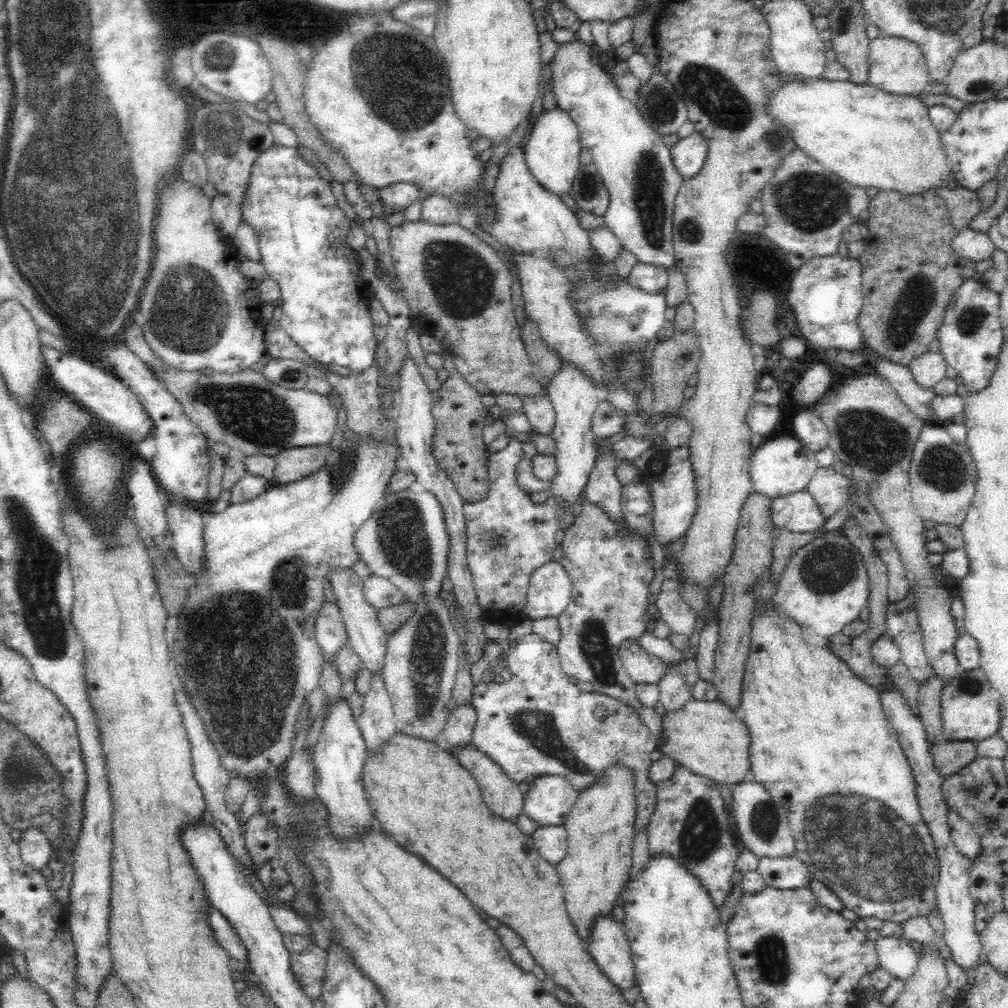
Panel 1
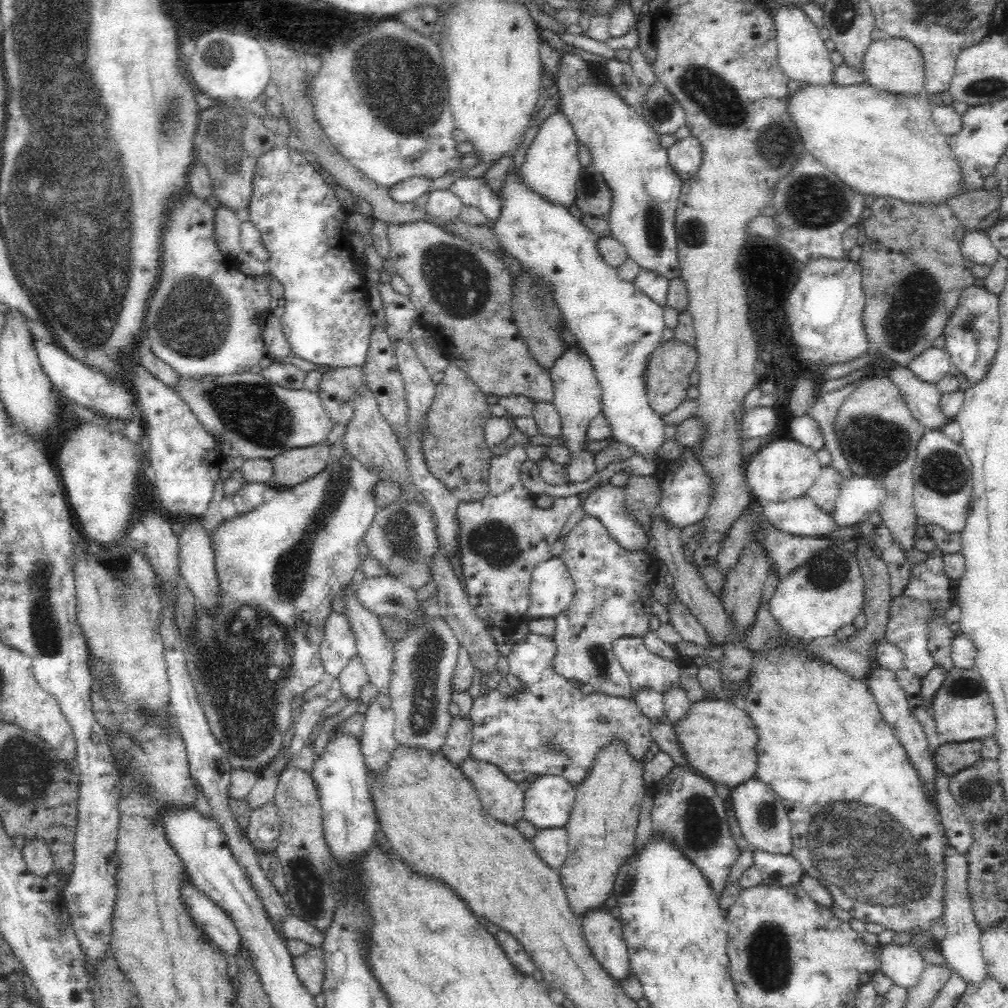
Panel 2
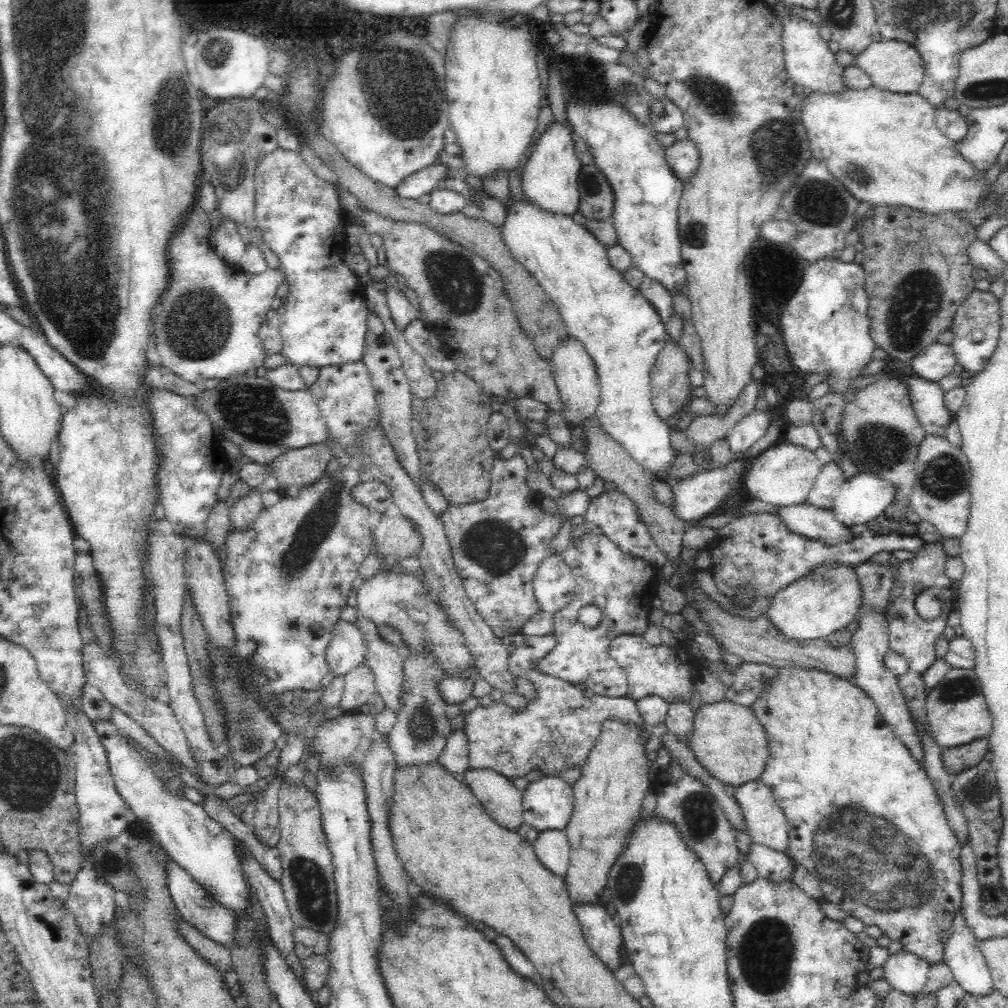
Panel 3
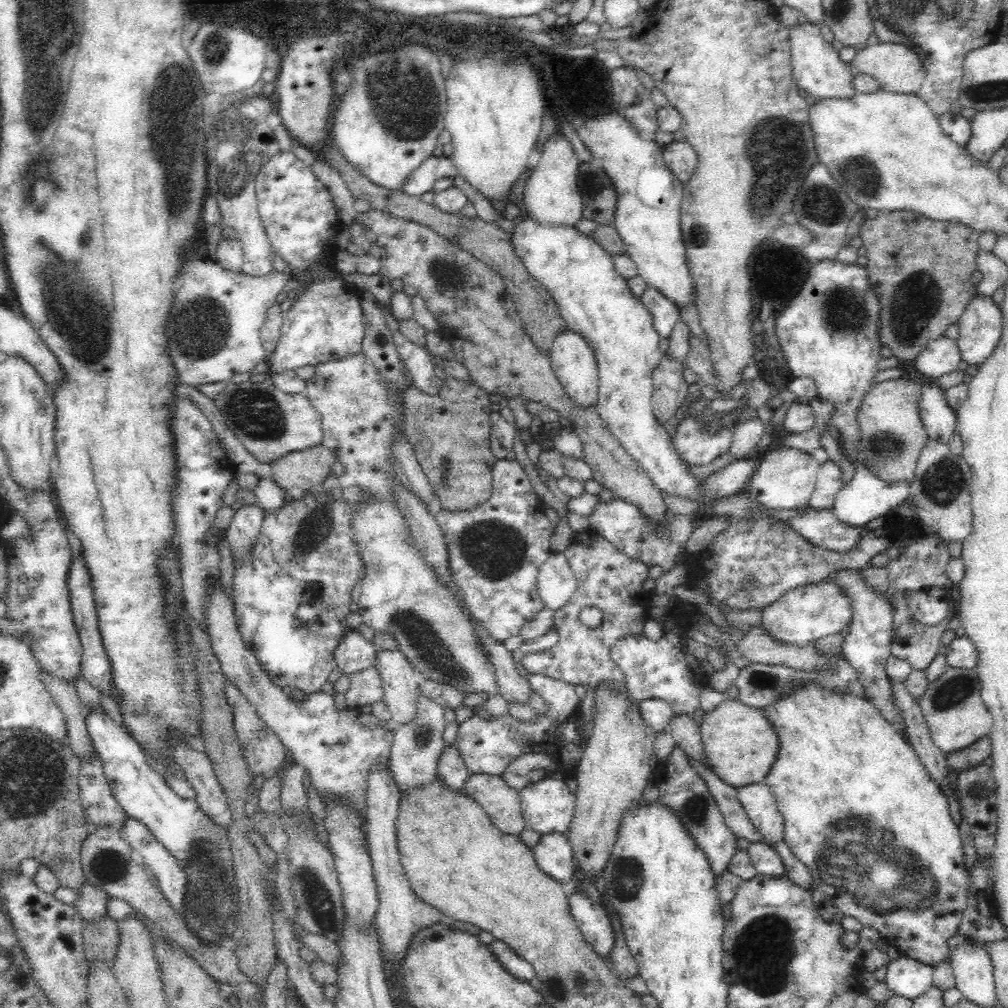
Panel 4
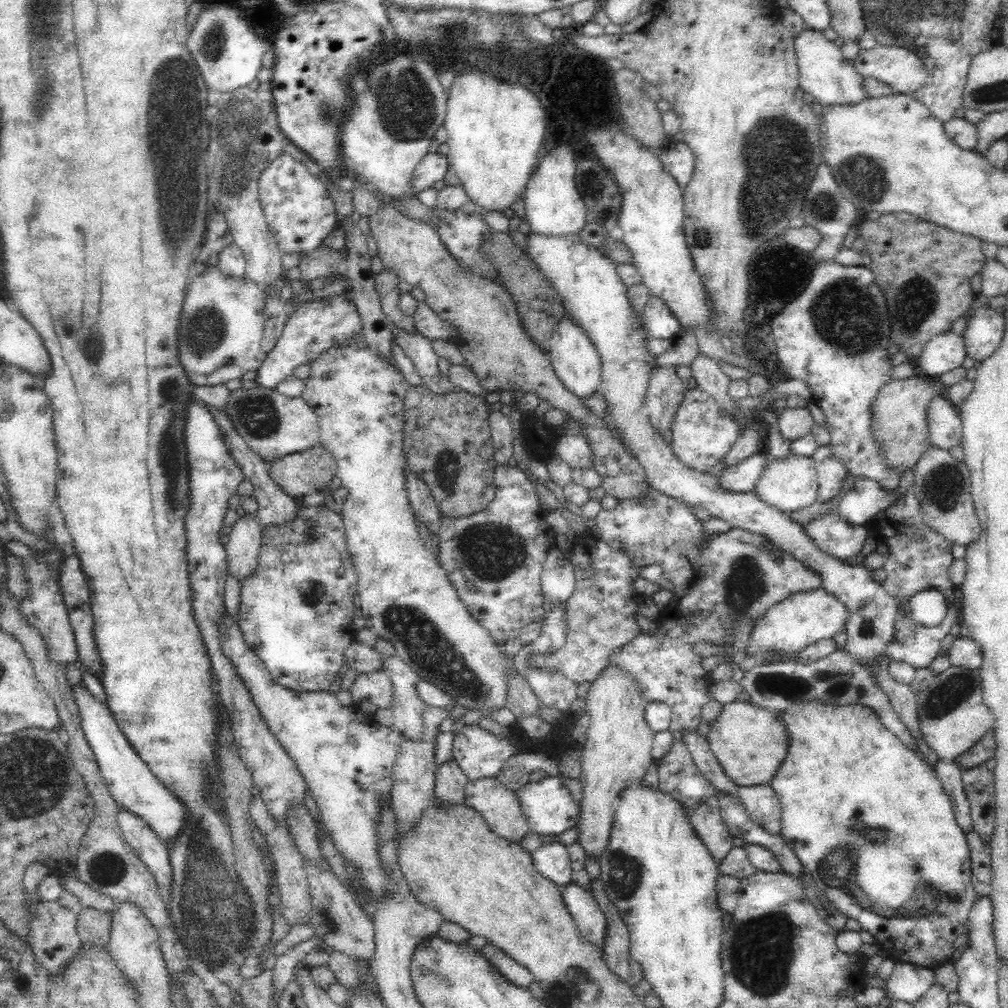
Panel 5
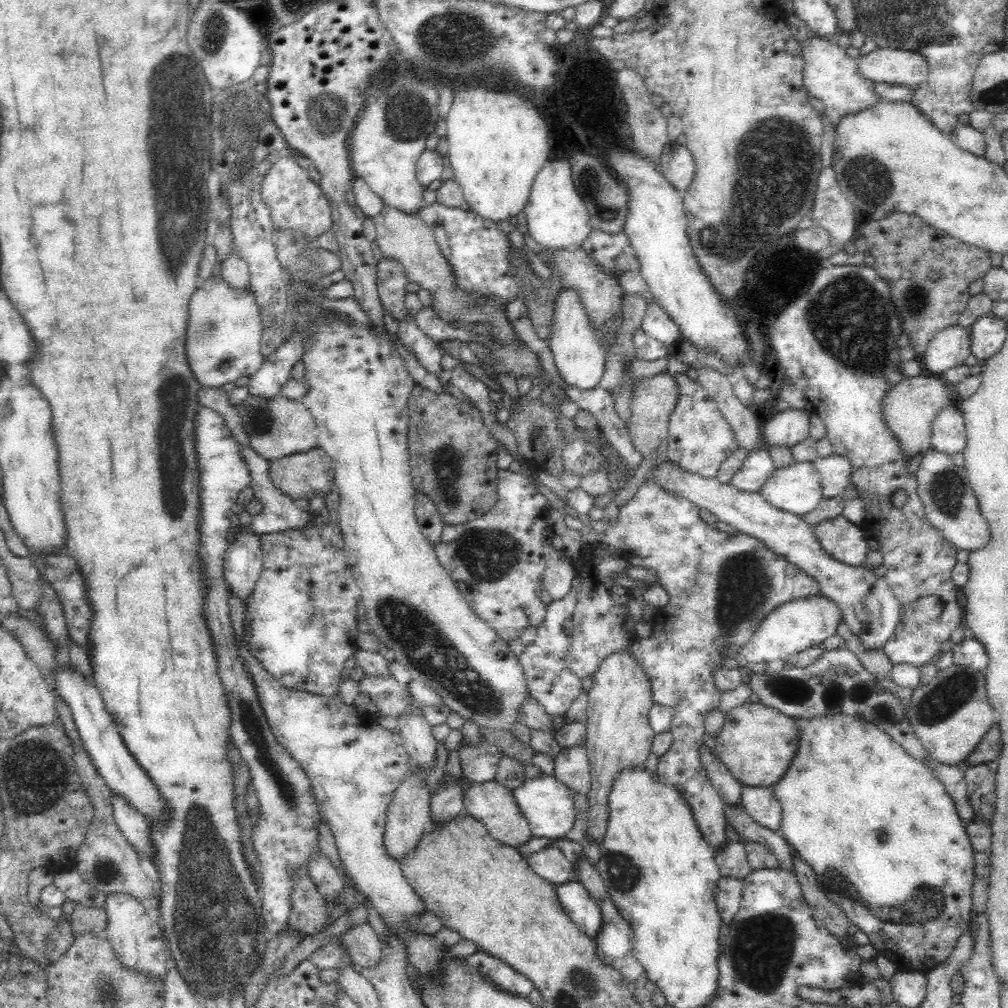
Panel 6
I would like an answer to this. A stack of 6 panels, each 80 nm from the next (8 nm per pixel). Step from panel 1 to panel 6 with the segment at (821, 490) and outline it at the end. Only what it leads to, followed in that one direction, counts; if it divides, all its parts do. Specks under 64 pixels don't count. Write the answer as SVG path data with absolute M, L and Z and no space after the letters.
M834 453L826 458L818 457L813 465L820 475L823 495L826 499L839 496L852 482L852 463L845 456Z

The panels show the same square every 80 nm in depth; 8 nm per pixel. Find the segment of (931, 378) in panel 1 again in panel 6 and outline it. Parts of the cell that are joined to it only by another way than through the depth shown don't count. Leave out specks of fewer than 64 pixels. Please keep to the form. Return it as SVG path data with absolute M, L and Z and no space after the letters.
M952 324L942 328L928 344L923 355L919 356L922 368L930 374L940 376L958 365L964 365L971 354L971 327L962 328Z

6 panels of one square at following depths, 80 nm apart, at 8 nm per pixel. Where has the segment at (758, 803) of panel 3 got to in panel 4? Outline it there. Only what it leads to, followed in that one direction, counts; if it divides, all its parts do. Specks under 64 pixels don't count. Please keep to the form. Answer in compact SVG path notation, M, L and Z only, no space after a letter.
M765 781L737 787L737 797L764 840L776 843L784 839L784 819Z

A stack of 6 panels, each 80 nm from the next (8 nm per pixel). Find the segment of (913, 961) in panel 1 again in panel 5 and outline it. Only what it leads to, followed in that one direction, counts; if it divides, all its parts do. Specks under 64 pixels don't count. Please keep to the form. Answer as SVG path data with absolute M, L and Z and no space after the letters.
M896 962L893 972L887 980L887 995L893 1000L914 1004L935 982L933 968L920 967L908 962Z

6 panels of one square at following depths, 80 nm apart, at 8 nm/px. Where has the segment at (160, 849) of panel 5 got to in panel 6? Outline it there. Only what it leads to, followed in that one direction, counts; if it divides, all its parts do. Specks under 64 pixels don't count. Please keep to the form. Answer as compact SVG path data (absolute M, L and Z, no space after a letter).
M112 792L112 814L114 822L137 853L152 861L153 846L146 817L138 812L127 800Z

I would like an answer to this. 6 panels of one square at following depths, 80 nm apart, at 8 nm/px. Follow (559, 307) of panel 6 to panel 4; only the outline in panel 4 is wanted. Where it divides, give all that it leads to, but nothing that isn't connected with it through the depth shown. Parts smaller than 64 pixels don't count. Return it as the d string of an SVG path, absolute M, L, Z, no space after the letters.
M564 328L556 334L551 352L548 354L552 371L564 387L568 397L580 407L594 408L599 400L599 371L596 355L584 337L569 328Z

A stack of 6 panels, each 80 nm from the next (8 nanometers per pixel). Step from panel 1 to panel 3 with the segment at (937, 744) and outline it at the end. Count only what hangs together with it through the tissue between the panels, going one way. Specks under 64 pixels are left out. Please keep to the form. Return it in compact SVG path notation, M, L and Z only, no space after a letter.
M987 737L973 739L968 744L959 747L941 749L942 760L947 771L954 775L976 766L985 758L991 746Z

